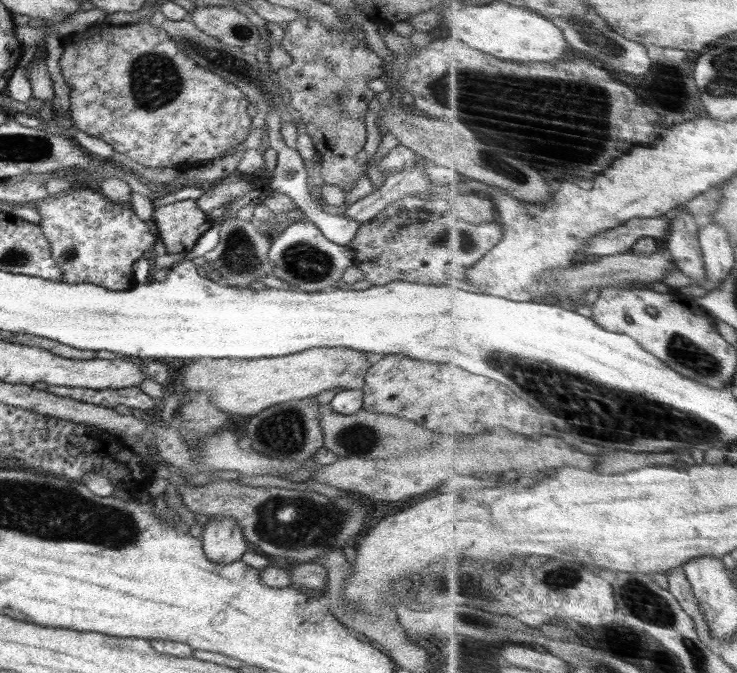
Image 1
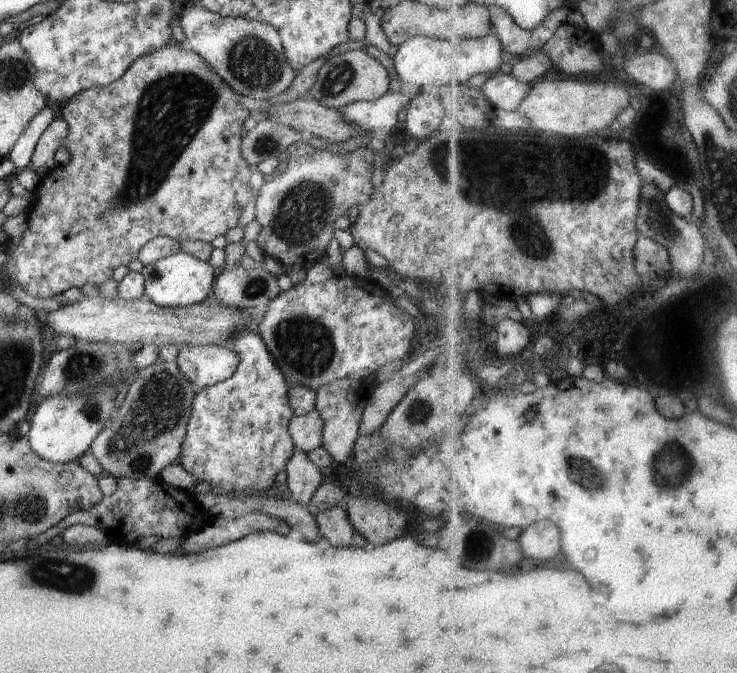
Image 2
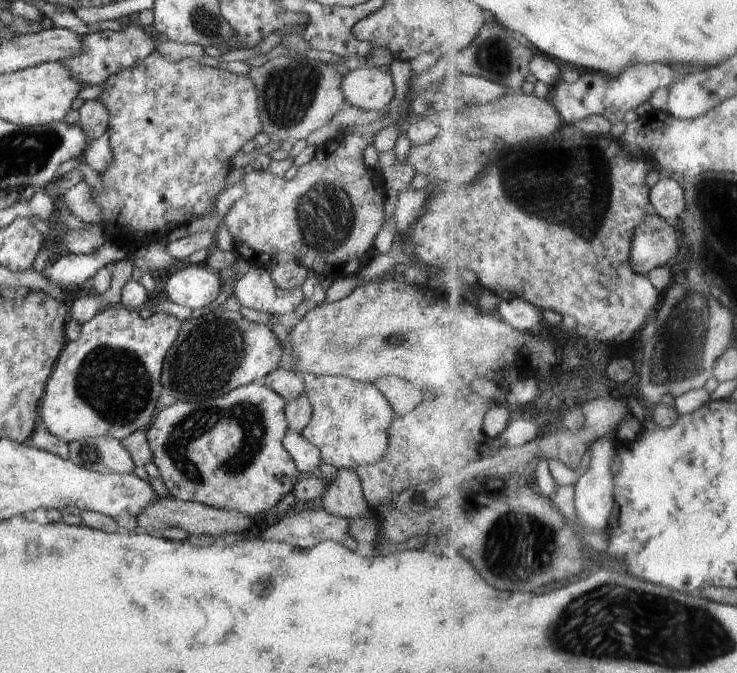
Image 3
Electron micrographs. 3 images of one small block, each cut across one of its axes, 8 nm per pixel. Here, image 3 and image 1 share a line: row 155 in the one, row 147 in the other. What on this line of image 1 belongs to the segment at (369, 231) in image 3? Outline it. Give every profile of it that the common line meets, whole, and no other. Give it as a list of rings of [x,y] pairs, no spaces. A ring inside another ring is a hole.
[[[344,13],[338,14],[342,24],[349,32],[329,30],[314,19],[298,19],[288,23],[282,40],[283,49],[292,57],[289,66],[278,69],[275,74],[280,85],[285,90],[288,106],[298,121],[306,124],[307,134],[312,139],[316,149],[317,160],[322,165],[321,176],[324,184],[336,185],[345,191],[356,186],[364,174],[364,167],[356,163],[356,156],[365,146],[367,141],[366,128],[364,125],[365,112],[368,110],[368,102],[376,95],[368,86],[370,79],[382,77],[384,74],[384,61],[368,46],[362,31],[348,19]]]

